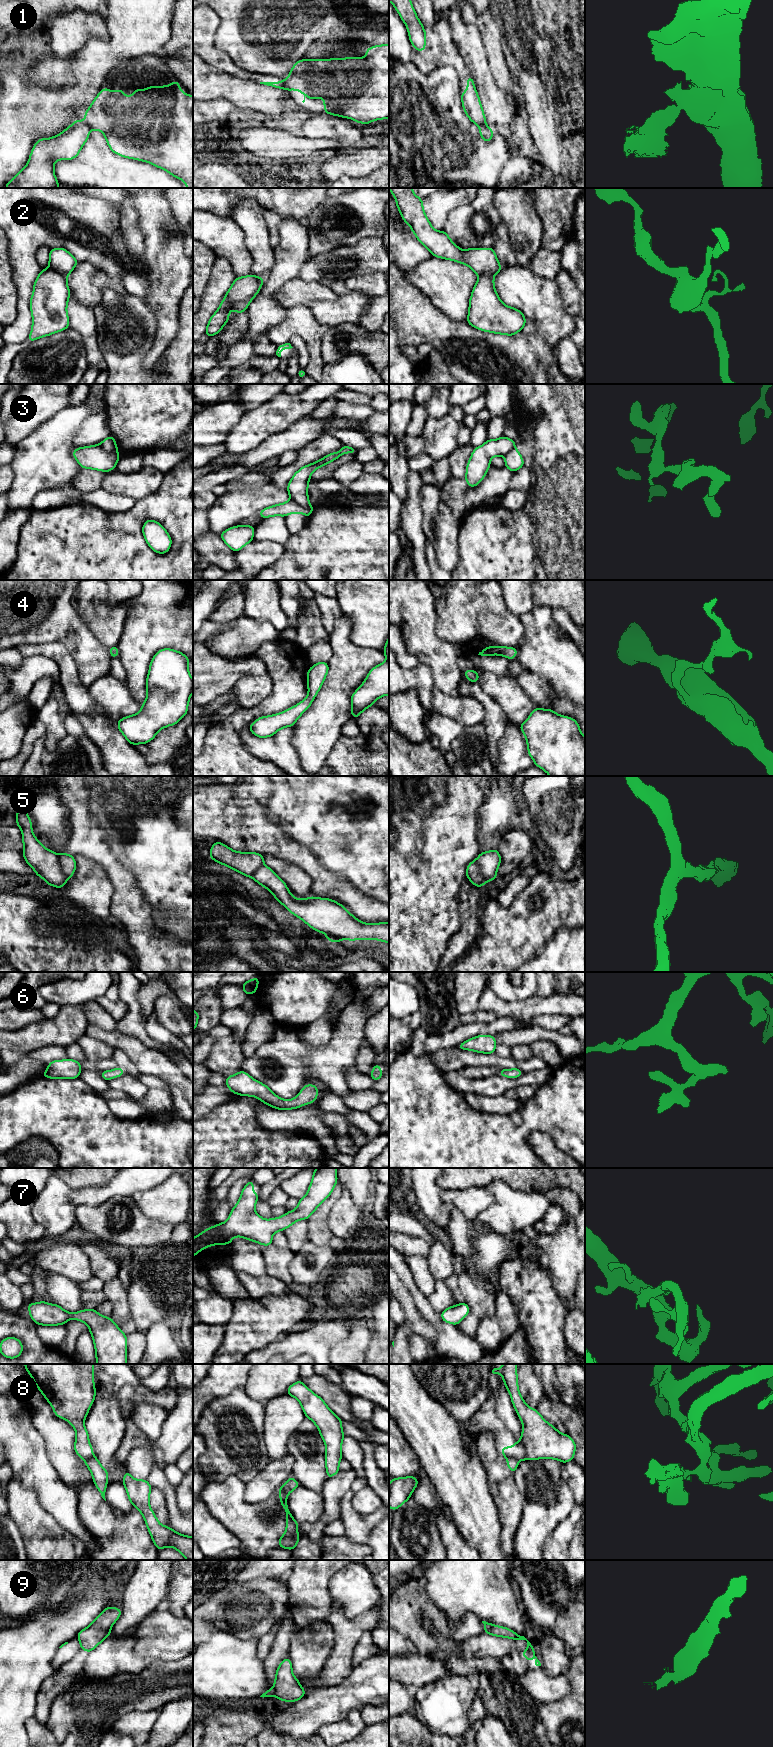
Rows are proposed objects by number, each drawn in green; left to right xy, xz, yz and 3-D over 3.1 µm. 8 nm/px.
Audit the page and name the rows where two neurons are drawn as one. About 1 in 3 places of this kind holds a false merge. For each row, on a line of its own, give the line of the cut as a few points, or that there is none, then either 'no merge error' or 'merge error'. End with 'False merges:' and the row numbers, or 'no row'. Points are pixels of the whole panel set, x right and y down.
1: cut xz (282, 81), (284, 88); merge error
2: cut xz (254, 295), (235, 309); merge error
3: cut xz (290, 497), (301, 506), (312, 508); merge error
4: cut none; no merge error
5: cut xy (58, 855), (58, 861), (66, 879); merge error
6: cut none; no merge error
7: cut none; no merge error
8: cut yz (507, 1457), (513, 1457), (518, 1461); merge error
9: cut xz (273, 1687), (274, 1695); merge error
False merges: 1, 2, 3, 5, 8, 9

